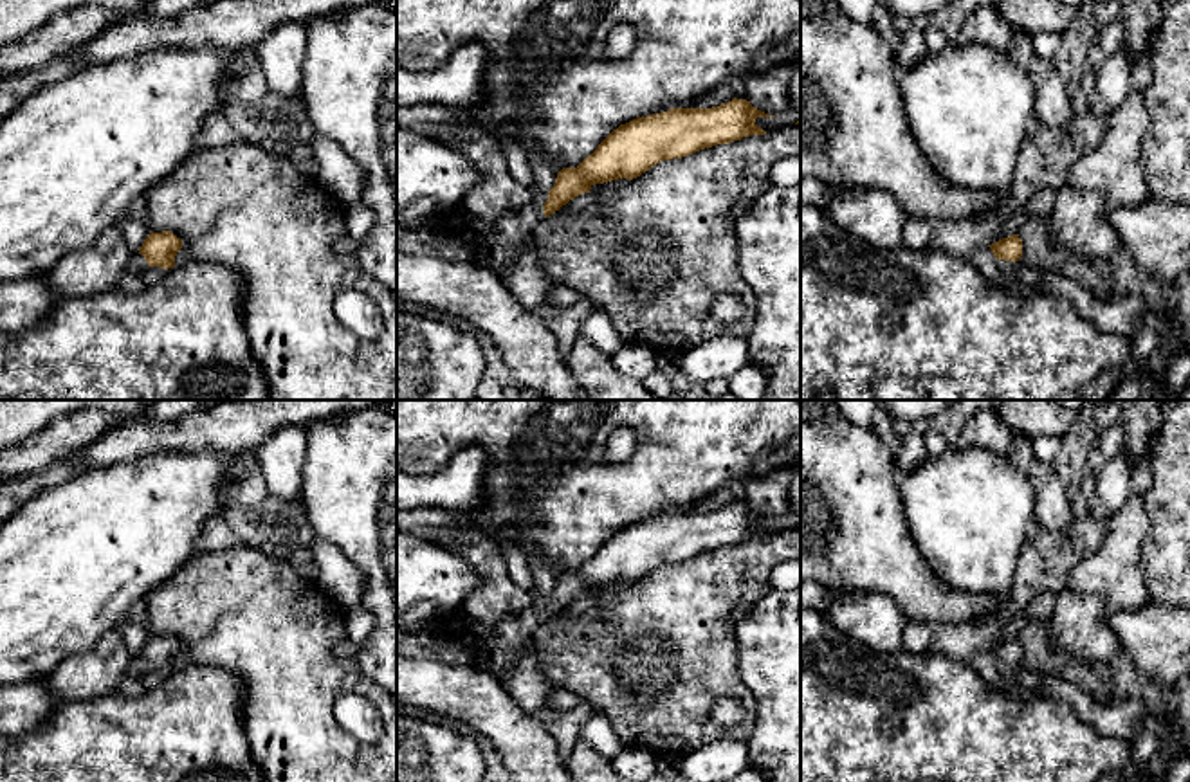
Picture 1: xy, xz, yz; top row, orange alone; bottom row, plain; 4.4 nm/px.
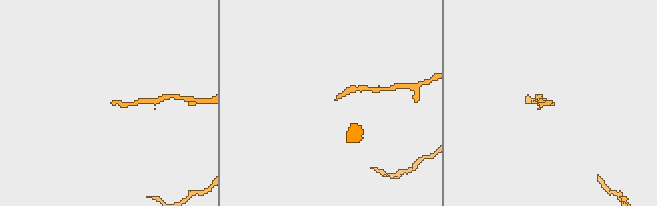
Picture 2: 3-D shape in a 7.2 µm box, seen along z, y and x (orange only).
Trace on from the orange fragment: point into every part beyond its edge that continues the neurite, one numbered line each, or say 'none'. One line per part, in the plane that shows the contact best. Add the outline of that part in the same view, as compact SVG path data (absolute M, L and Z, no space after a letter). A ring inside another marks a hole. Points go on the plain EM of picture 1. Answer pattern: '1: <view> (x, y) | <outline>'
1: xz (494, 649) | M537 595L526 611L499 622L492 629L460 613L451 631L472 656L474 667L501 679L526 650L534 631L545 622L543 609L546 604L548 595Z

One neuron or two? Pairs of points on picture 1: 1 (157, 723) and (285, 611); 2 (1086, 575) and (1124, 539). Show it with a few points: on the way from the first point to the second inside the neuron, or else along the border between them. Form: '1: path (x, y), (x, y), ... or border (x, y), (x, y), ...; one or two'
1: border (175, 669), (224, 667), (244, 681), (246, 700); two
2: path (1095, 568), (1115, 548); one

